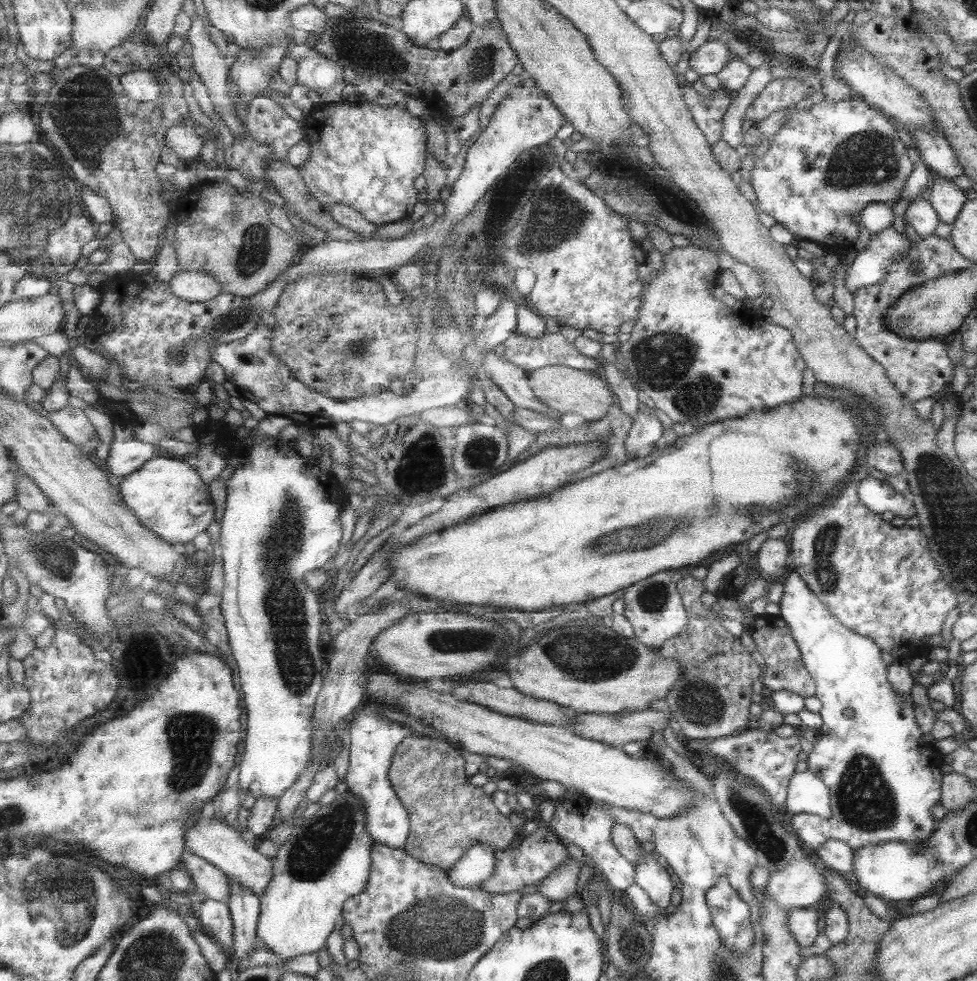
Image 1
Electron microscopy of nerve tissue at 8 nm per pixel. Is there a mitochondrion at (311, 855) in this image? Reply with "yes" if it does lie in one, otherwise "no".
yes

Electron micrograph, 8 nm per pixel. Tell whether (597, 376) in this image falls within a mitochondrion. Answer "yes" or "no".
no

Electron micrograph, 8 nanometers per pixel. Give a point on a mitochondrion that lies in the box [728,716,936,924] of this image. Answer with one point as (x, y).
(864, 801)

